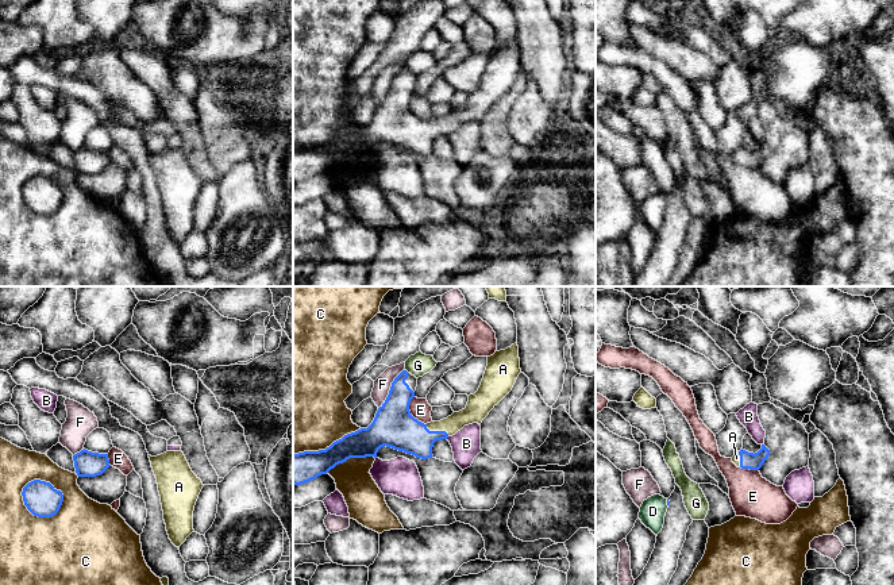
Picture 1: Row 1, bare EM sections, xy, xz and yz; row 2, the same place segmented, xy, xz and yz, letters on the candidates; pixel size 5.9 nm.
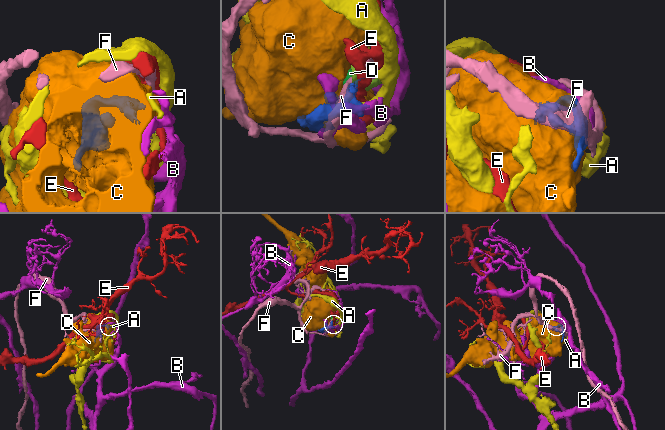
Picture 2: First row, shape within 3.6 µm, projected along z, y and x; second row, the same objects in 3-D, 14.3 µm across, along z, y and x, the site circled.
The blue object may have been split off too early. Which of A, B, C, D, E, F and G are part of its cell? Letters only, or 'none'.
A

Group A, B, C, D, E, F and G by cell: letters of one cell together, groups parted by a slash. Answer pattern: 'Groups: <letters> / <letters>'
Groups: A / B / C / D / E / F / G

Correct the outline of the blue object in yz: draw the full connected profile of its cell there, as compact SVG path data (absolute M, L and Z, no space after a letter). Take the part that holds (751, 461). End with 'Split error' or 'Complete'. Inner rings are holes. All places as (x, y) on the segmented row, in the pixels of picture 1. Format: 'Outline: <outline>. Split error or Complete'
Outline: M762 444L762 449L755 454L741 449L732 457L732 462L741 469L759 470L768 455L770 450Z. Split error

